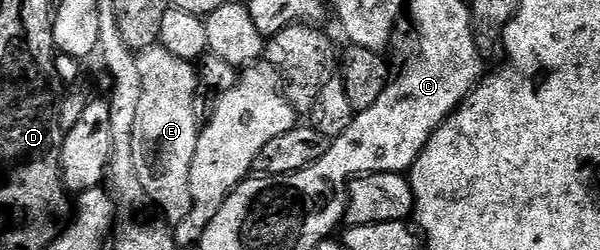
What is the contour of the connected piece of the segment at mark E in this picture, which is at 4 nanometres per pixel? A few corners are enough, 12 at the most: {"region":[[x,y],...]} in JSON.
{"region":[[156,44],[138,55],[133,164],[168,223],[193,208],[199,75]]}

